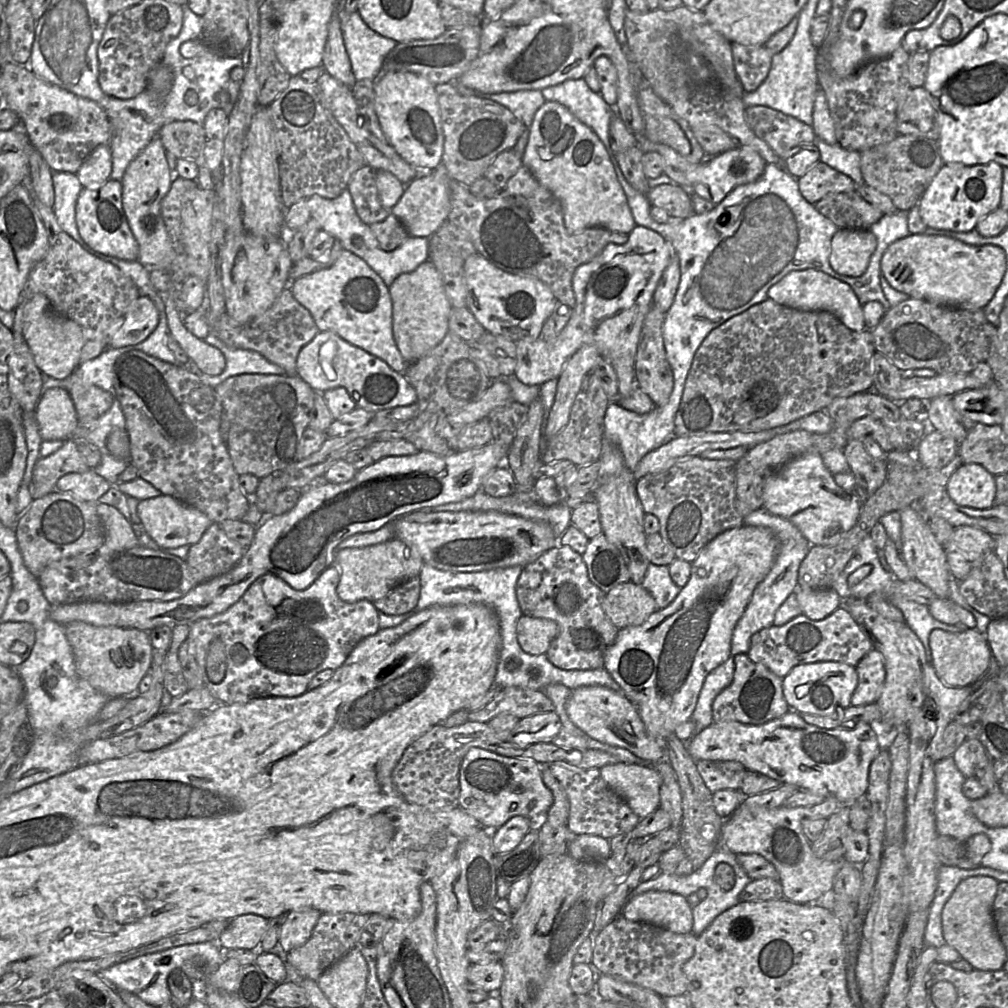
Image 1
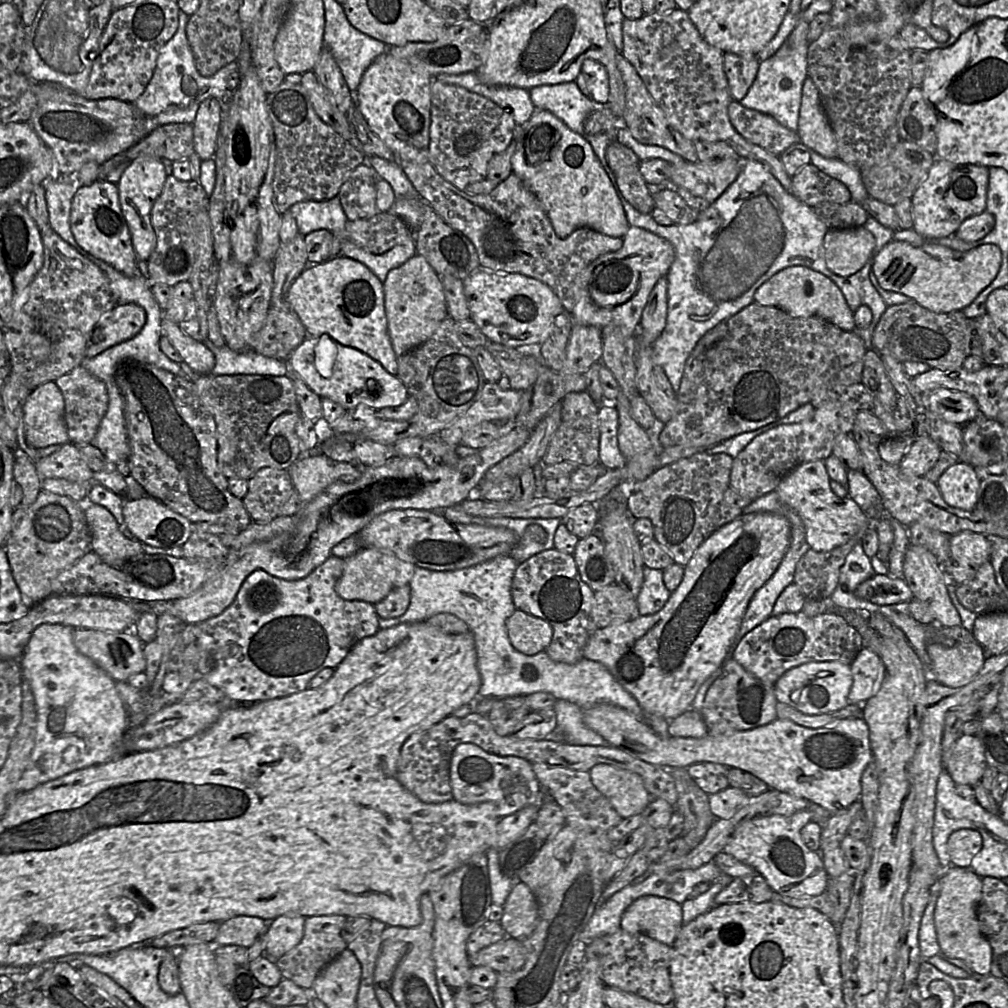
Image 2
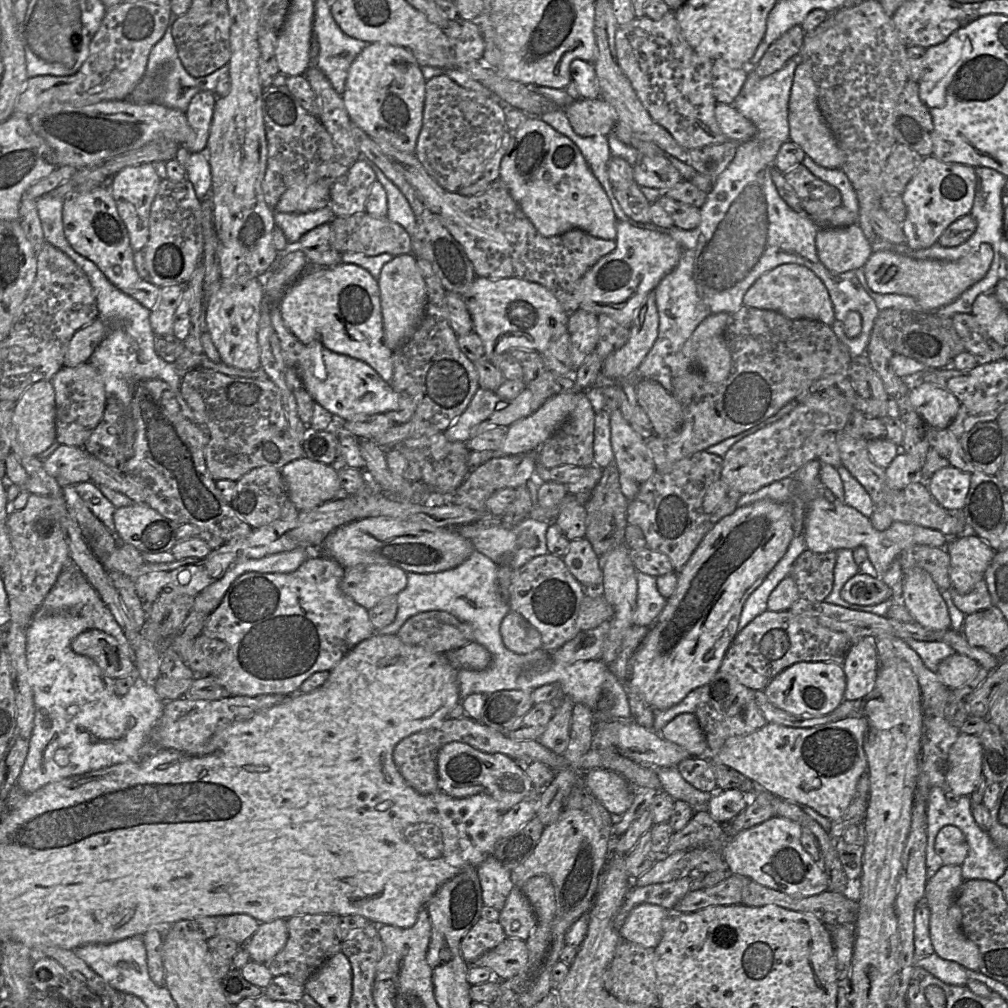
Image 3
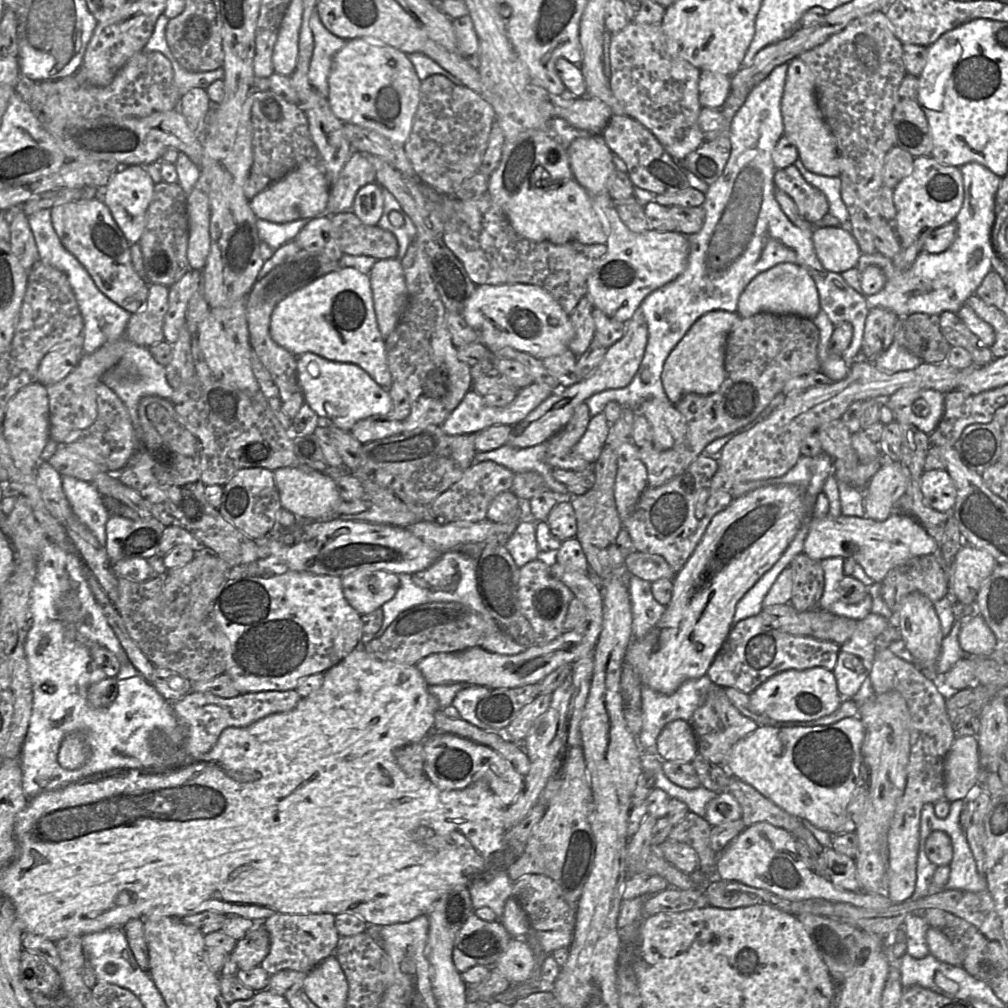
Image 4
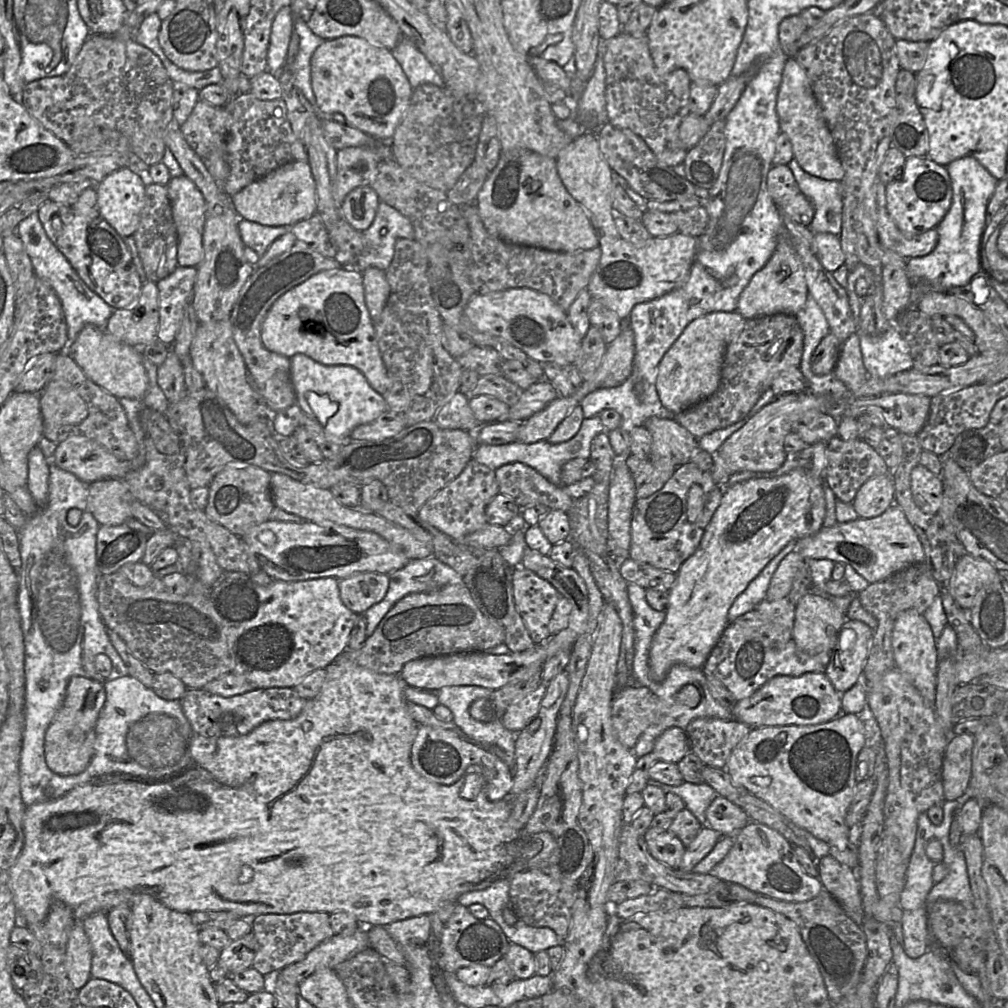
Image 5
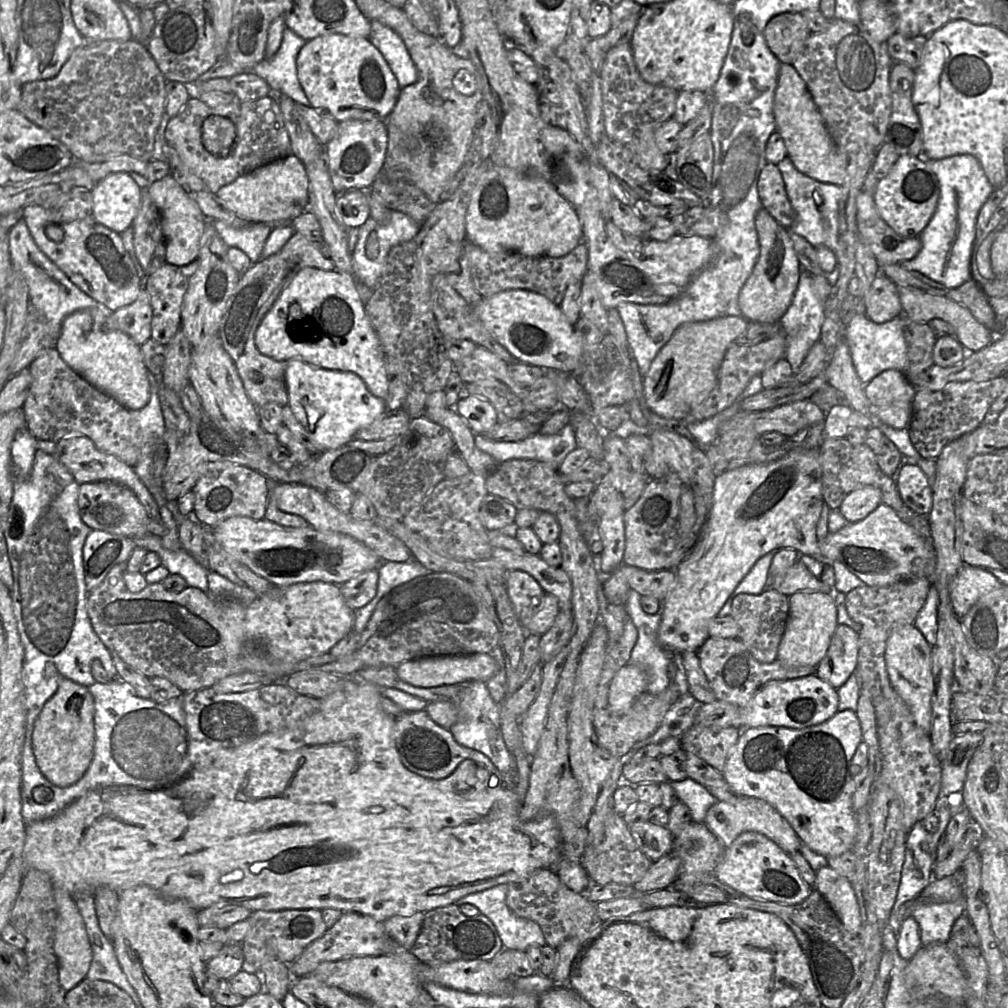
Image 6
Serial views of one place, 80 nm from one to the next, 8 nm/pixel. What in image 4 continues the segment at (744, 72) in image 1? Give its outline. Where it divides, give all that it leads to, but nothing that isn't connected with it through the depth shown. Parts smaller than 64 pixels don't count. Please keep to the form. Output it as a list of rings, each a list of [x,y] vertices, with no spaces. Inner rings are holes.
[[[709,70],[701,72],[698,87],[702,108],[722,108],[731,90],[731,77]]]

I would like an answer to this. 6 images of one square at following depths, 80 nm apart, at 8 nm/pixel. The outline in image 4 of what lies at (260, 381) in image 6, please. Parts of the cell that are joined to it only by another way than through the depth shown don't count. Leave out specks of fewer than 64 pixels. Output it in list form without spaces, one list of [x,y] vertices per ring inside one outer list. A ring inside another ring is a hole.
[[[300,248],[297,253],[285,258],[266,275],[258,278],[245,297],[249,341],[253,355],[269,371],[273,382],[277,386],[280,412],[275,412],[275,414],[285,430],[289,429],[292,425],[293,419],[305,404],[305,399],[297,380],[297,356],[276,344],[270,336],[271,315],[281,300],[315,279],[339,268],[338,261],[330,260],[322,255]]]

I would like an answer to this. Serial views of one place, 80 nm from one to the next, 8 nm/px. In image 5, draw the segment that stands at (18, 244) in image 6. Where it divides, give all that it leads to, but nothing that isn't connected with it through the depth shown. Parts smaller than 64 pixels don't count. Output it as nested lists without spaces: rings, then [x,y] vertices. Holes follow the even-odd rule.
[[[37,211],[23,219],[18,224],[15,232],[20,237],[31,259],[36,277],[49,283],[61,301],[67,324],[69,341],[75,340],[79,332],[86,325],[93,325],[97,328],[104,329],[115,309],[93,292],[80,278],[67,258],[47,236],[39,220]]]

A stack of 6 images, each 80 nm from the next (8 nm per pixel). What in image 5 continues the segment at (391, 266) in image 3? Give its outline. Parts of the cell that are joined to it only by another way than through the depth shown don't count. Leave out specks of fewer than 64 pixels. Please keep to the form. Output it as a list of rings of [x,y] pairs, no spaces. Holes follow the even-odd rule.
[[[370,267],[362,272],[365,304],[372,318],[377,321],[390,294],[385,270]]]

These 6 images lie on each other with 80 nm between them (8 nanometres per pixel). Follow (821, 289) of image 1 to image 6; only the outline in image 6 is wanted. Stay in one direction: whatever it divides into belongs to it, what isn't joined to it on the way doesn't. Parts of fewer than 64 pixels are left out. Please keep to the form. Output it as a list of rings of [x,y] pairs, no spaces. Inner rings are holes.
[[[764,208],[757,212],[755,225],[760,254],[751,275],[739,293],[738,306],[742,317],[749,322],[774,323],[779,321],[790,306],[803,269],[786,227]]]

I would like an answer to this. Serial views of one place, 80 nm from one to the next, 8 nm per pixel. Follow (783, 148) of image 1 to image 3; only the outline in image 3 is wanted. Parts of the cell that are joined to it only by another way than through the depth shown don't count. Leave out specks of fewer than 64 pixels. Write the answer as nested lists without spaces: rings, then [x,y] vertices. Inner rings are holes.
[[[718,103],[715,116],[722,132],[732,141],[745,142],[757,133],[757,128],[749,119],[743,116],[734,104]]]

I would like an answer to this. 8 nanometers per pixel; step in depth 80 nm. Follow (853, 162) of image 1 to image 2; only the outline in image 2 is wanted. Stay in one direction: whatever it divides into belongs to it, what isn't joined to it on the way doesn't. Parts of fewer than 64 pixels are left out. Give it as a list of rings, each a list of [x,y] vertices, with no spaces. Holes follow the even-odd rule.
[[[814,151],[811,152],[810,163],[842,182],[849,190],[850,201],[862,206],[868,195],[860,176],[860,170],[844,163],[838,157],[826,158]]]

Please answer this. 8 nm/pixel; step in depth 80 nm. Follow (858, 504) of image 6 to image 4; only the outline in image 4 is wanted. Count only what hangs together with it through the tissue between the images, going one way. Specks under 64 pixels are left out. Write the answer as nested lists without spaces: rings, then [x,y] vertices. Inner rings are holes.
[[[886,461],[863,490],[865,517],[886,520],[907,486],[907,469],[900,461]]]

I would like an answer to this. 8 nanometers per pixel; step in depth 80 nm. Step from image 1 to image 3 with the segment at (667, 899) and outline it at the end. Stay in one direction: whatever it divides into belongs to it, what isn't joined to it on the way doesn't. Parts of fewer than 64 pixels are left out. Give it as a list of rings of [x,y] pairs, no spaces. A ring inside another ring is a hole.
[[[640,904],[627,916],[618,930],[621,939],[655,949],[663,935],[670,910],[653,904]]]

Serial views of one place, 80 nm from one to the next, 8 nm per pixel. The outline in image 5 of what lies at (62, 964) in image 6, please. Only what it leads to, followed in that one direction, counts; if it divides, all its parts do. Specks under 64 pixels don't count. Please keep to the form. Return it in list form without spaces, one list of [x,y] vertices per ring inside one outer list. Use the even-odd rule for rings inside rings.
[[[76,921],[66,948],[66,970],[72,985],[82,988],[91,979],[92,948],[83,921]]]

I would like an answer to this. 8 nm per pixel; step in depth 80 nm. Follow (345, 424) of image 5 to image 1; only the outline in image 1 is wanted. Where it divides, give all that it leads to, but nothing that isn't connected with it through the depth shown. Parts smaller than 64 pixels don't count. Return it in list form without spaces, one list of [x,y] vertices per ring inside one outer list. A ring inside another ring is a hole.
[[[319,332],[300,350],[296,360],[296,376],[321,394],[343,387],[358,408],[375,413],[417,402],[417,394],[403,373],[394,371],[383,360],[350,344],[333,332]]]

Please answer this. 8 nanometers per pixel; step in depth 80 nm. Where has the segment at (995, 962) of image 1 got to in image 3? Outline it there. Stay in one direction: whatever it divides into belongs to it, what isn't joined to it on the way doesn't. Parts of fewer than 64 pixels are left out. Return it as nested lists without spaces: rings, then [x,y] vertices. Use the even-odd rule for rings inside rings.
[[[957,865],[942,866],[936,875],[928,881],[925,902],[931,909],[930,936],[935,953],[941,958],[979,971],[980,952],[977,945],[969,940],[962,931],[962,911],[955,899],[957,890],[964,882],[961,867]]]

